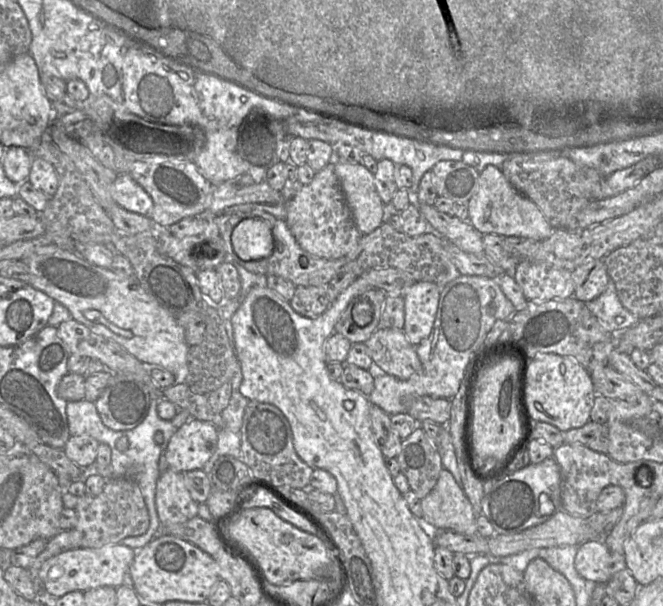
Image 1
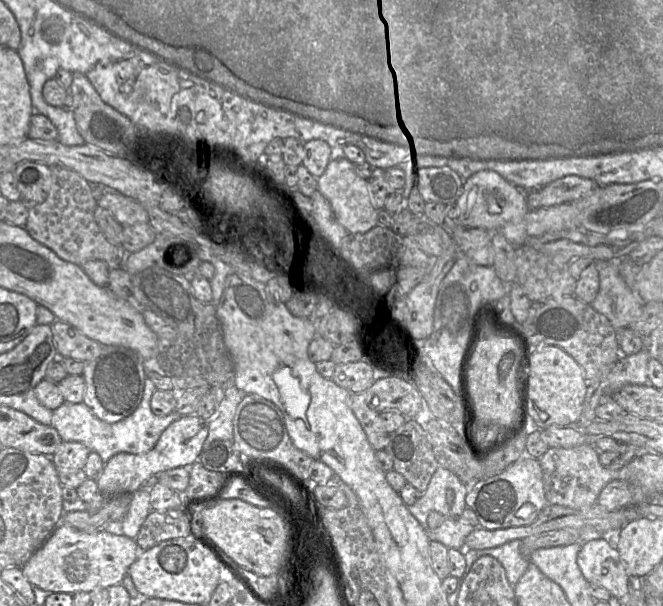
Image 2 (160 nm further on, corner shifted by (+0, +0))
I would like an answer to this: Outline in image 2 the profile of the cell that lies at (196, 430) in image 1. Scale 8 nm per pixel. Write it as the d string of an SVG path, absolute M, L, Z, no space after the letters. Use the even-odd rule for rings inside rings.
M198 416L181 417L163 431L155 446L147 453L118 453L110 458L97 480L99 492L105 497L132 494L146 482L154 481L160 472L192 466L198 460L207 435L208 427L205 420Z

